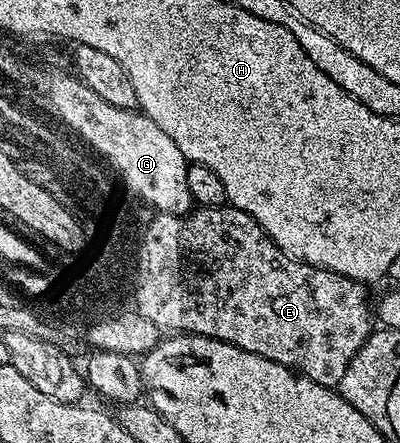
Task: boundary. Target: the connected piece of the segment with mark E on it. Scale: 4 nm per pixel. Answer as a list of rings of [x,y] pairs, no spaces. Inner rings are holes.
[[[225,203],[223,205],[217,205],[215,207],[196,207],[193,208],[193,210],[193,213],[184,213],[181,215],[181,217],[179,217],[179,215],[176,213],[172,213],[173,211],[160,211],[155,214],[156,218],[151,218],[151,220],[148,221],[150,230],[144,244],[143,269],[140,270],[140,284],[138,284],[138,289],[136,290],[136,292],[134,292],[133,295],[130,296],[131,300],[134,302],[135,310],[146,316],[147,319],[157,322],[161,330],[171,331],[176,335],[184,334],[195,335],[197,337],[213,337],[214,339],[218,339],[219,341],[230,343],[231,345],[238,347],[242,351],[250,351],[254,355],[262,355],[266,359],[270,359],[271,361],[278,363],[279,365],[285,365],[285,367],[287,367],[287,369],[291,369],[292,372],[299,373],[301,377],[309,377],[311,381],[318,383],[319,385],[326,385],[329,387],[339,386],[342,375],[346,373],[346,367],[350,363],[350,359],[354,359],[356,352],[358,352],[358,350],[360,350],[362,346],[364,346],[366,339],[374,331],[374,313],[370,308],[370,301],[368,305],[368,293],[366,290],[364,290],[367,289],[365,282],[355,281],[354,279],[350,279],[349,277],[343,277],[342,274],[336,273],[332,269],[320,269],[317,267],[317,265],[308,265],[304,261],[295,261],[293,257],[287,257],[287,255],[284,254],[283,248],[281,248],[281,246],[279,245],[275,245],[274,242],[264,234],[264,228],[260,226],[252,216],[250,216],[246,211],[235,209],[233,205]]]

